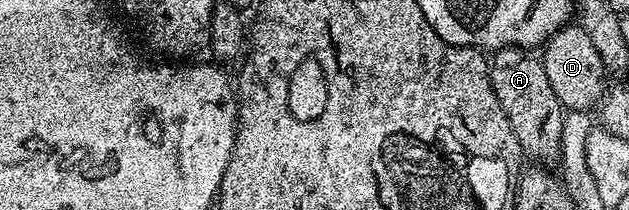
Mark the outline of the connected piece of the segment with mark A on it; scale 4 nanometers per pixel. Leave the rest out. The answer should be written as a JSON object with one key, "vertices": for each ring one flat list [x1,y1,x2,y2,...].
{"vertices":[[507,47,496,51,491,58,490,80,501,106,506,110,510,126,517,136,524,155,556,159,559,155,561,130,564,128,564,107,550,87,542,61,529,55,526,49]]}

